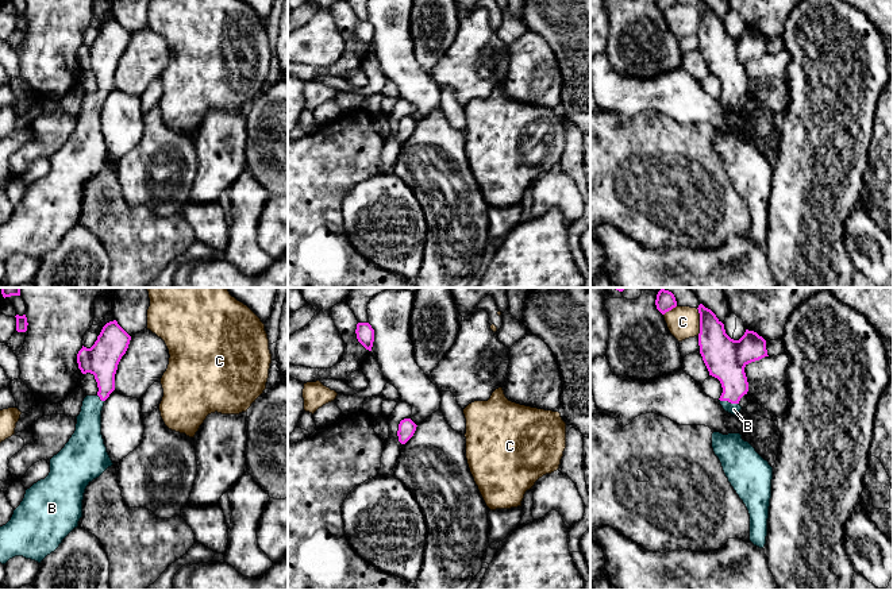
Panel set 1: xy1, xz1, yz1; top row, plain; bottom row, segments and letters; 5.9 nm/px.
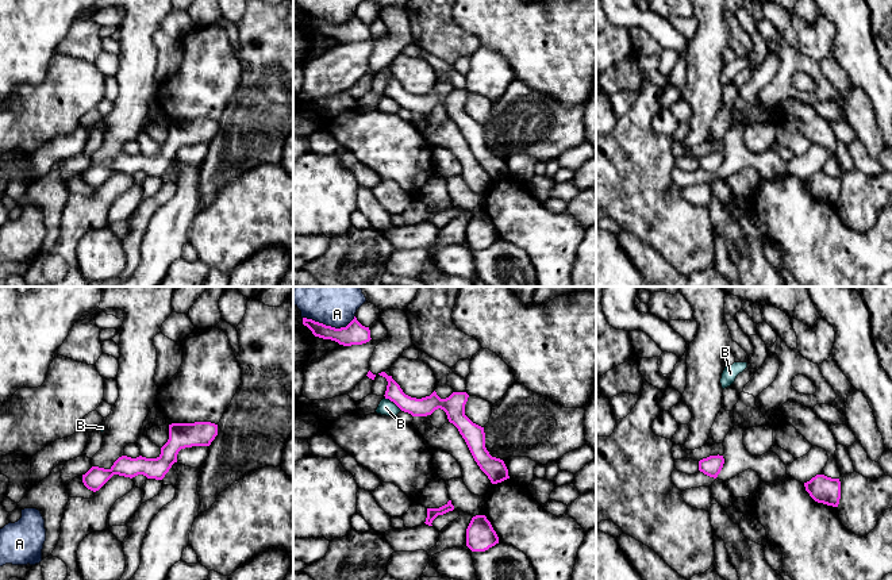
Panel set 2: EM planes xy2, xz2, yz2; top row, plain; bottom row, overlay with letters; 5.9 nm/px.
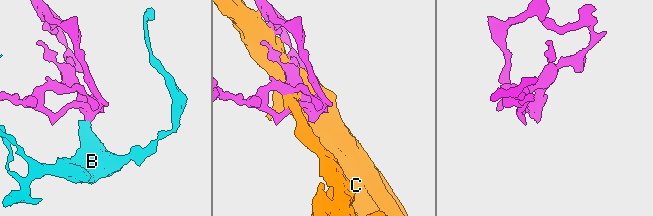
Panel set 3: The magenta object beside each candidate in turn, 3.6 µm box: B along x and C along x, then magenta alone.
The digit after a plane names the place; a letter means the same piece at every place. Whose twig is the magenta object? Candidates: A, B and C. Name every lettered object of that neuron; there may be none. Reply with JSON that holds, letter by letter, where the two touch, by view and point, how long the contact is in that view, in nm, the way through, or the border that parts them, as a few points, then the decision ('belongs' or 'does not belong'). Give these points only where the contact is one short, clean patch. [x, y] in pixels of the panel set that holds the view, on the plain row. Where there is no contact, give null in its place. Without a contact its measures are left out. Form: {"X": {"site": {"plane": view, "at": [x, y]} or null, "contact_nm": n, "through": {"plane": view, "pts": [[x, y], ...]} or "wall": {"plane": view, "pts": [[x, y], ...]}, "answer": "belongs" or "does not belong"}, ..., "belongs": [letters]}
{"A": {"site": {"plane": "xz2", "at": [329, 23]}, "contact_nm": 320, "answer": "does not belong"}, "B": {"site": {"plane": "yz1", "at": [728, 99]}, "contact_nm": 120, "answer": "belongs"}, "C": {"site": {"plane": "yz1", "at": [700, 19]}, "contact_nm": 170, "answer": "does not belong"}, "belongs": ["B"]}

